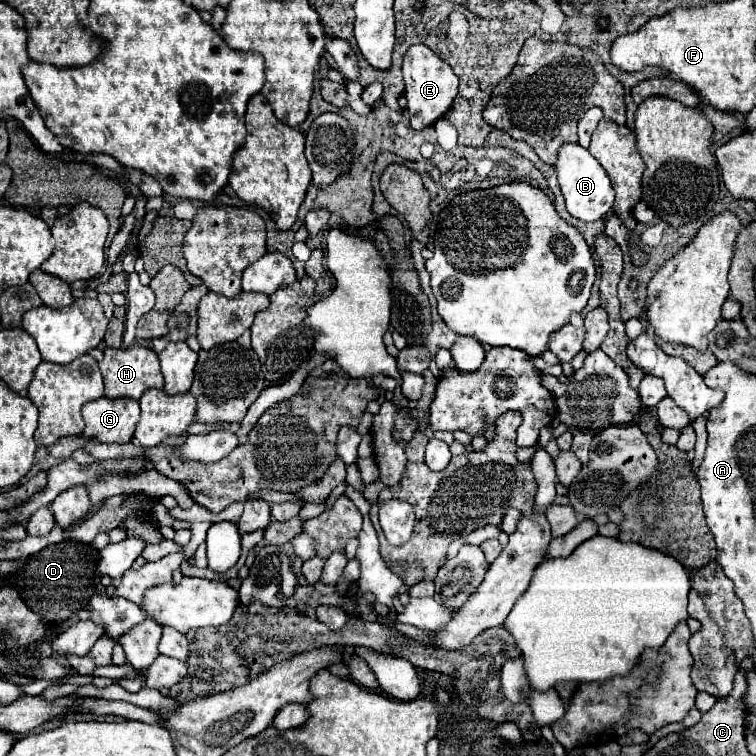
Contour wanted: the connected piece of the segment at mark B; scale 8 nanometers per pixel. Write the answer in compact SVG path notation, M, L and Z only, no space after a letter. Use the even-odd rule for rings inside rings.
M566 143L562 145L556 161L558 171L558 183L562 189L562 195L566 199L566 209L572 217L580 221L598 221L612 213L614 205L614 189L610 185L610 179L602 165L590 155L588 149L580 147L578 143Z

